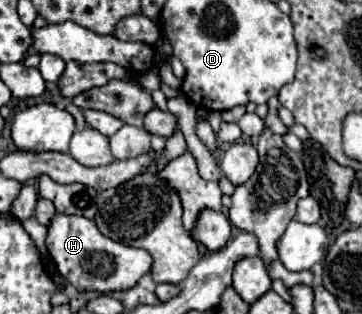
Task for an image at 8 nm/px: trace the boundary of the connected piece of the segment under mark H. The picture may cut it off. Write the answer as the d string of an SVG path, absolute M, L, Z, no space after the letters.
M55 214L51 224L47 226L45 244L53 262L57 264L59 274L77 290L127 290L133 288L137 280L151 270L151 256L147 254L147 250L113 242L97 230L93 220L83 216Z

